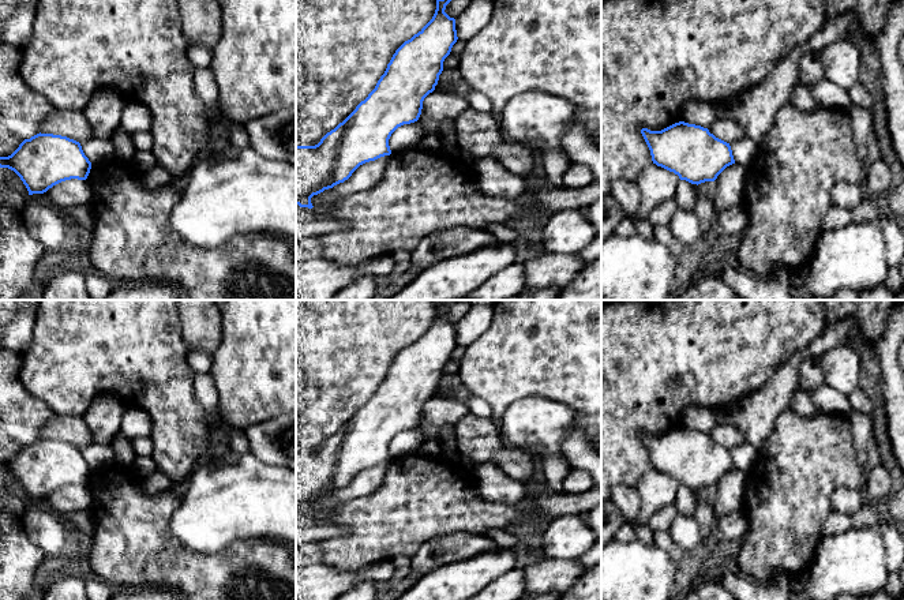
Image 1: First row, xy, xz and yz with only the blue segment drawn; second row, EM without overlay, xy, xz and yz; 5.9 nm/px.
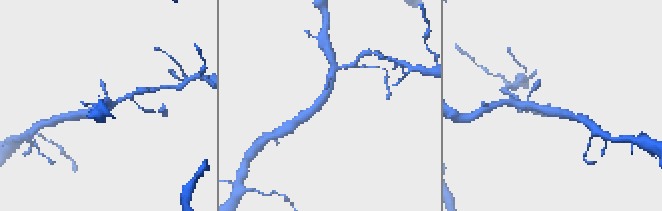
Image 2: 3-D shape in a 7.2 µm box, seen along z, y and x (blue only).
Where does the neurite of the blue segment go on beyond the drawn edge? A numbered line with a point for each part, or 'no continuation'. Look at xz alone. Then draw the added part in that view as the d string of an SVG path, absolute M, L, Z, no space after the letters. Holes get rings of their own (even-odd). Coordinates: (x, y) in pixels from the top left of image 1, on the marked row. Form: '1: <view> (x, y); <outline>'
1: xz (407, 137); M417 121L404 124L391 134L389 139L390 150L416 149L424 135L424 130Z

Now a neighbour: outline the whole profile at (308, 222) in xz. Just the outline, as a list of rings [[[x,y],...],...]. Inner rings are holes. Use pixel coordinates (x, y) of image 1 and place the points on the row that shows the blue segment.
[[[300,207],[296,210],[296,240],[305,236],[320,236],[338,232],[348,226],[342,221],[318,214],[312,209]]]

